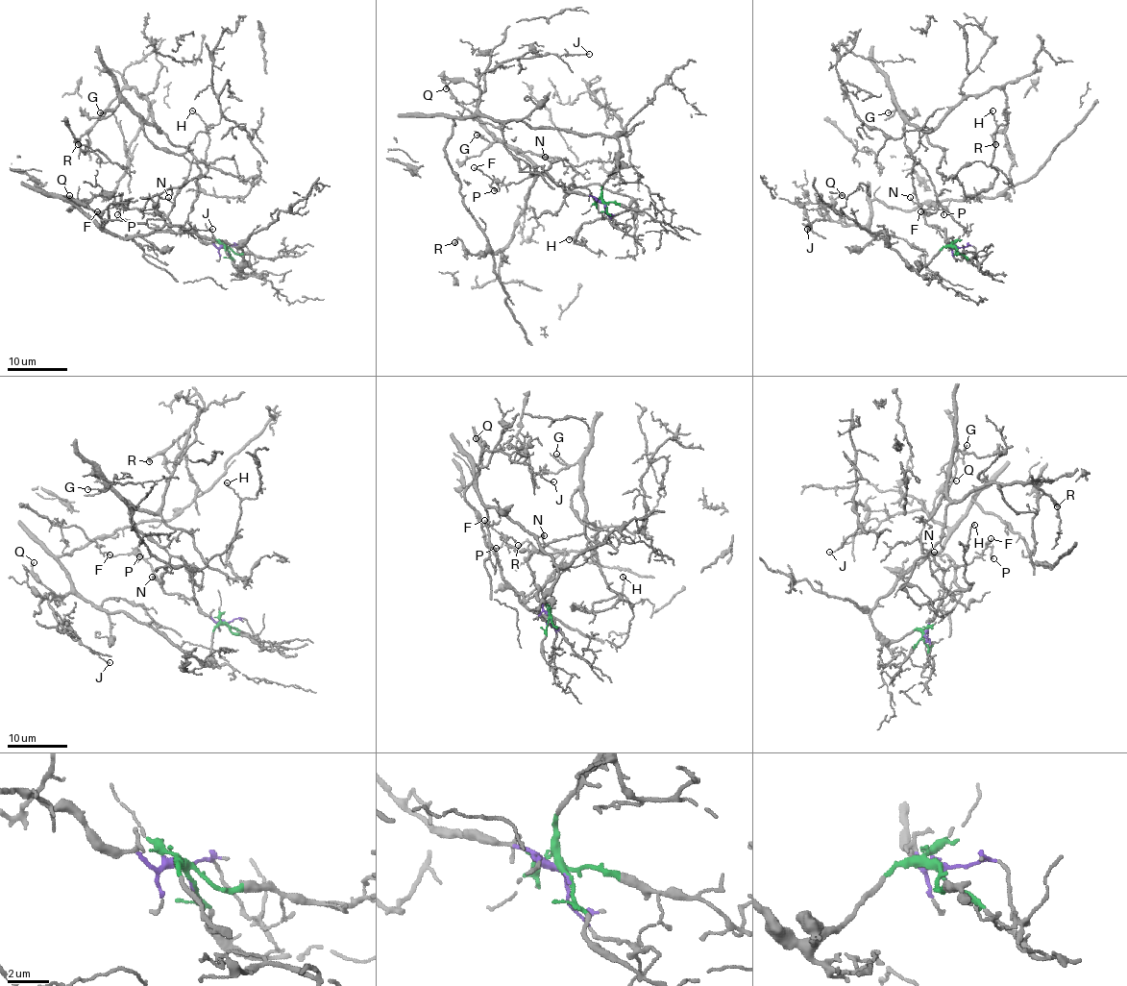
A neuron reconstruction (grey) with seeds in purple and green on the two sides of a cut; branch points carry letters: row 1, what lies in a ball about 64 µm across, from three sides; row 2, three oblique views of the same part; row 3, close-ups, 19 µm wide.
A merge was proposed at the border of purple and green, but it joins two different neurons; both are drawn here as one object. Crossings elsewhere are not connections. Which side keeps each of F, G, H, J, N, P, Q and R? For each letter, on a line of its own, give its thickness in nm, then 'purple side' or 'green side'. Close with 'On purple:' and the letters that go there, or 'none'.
F: calibre 140 nm; purple side
G: calibre 110 nm; purple side
H: calibre 140 nm; purple side
J: calibre 100 nm; green side
N: calibre 130 nm; purple side
P: calibre 150 nm; purple side
Q: calibre 130 nm; green side
R: calibre 240 nm; purple side
On purple: F, G, H, N, P, R

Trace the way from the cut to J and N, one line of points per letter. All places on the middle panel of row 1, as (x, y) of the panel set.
J: (604, 203), (601, 185), (620, 143), (613, 137), (529, 128), (478, 109), (478, 79), (503, 62), (589, 53)
N: (604, 203), (589, 196), (565, 191), (544, 170), (551, 162), (544, 157)

